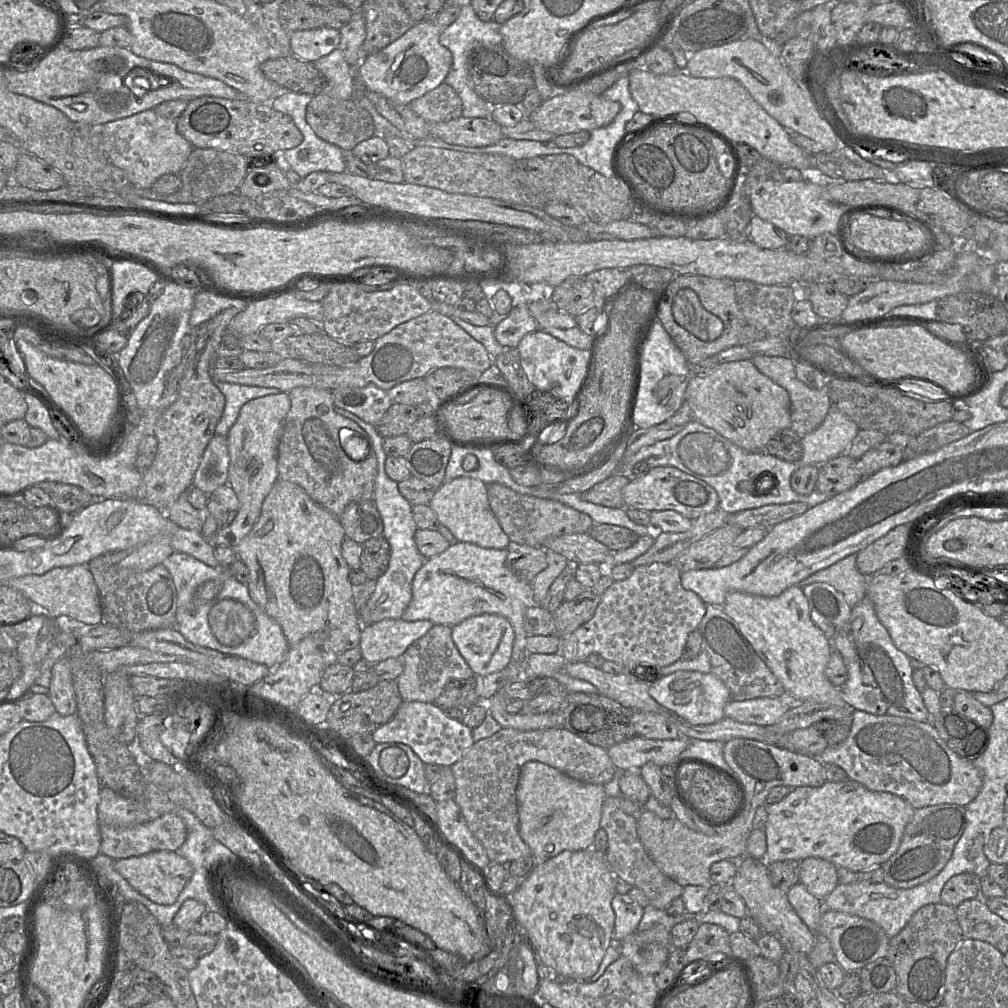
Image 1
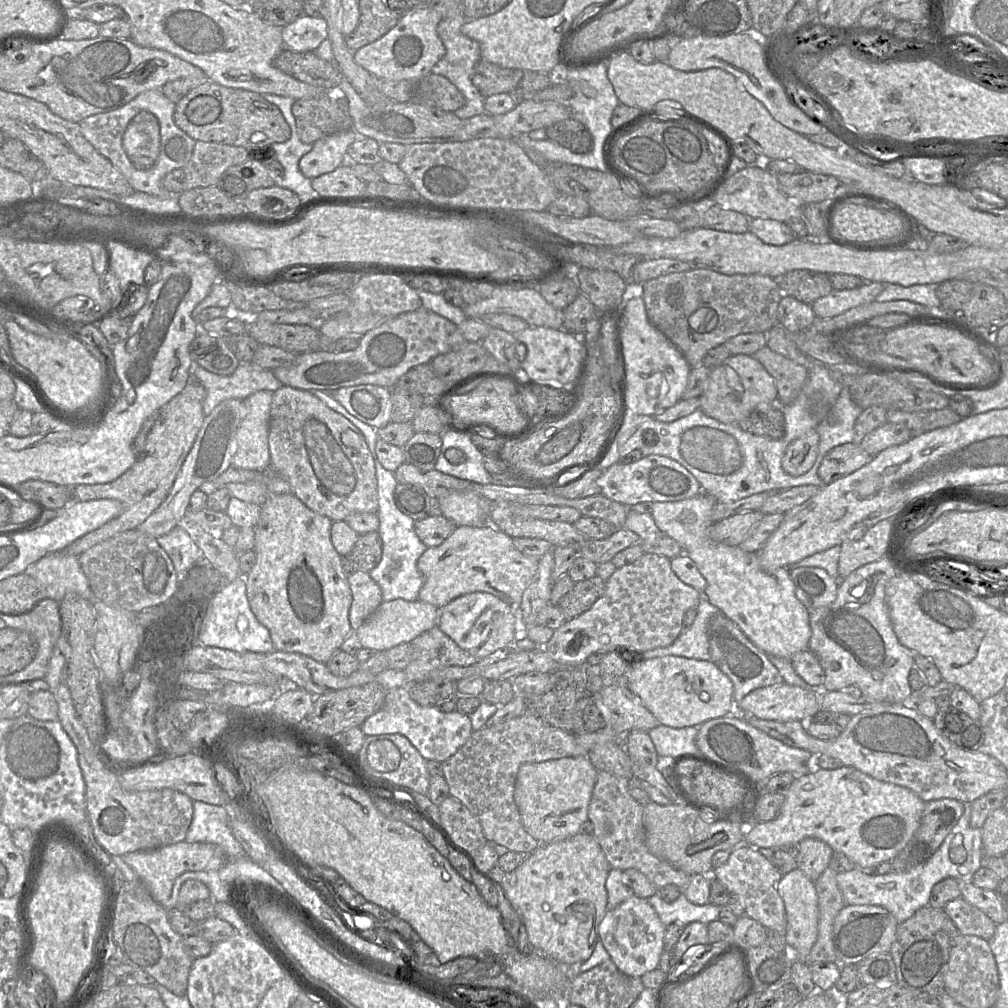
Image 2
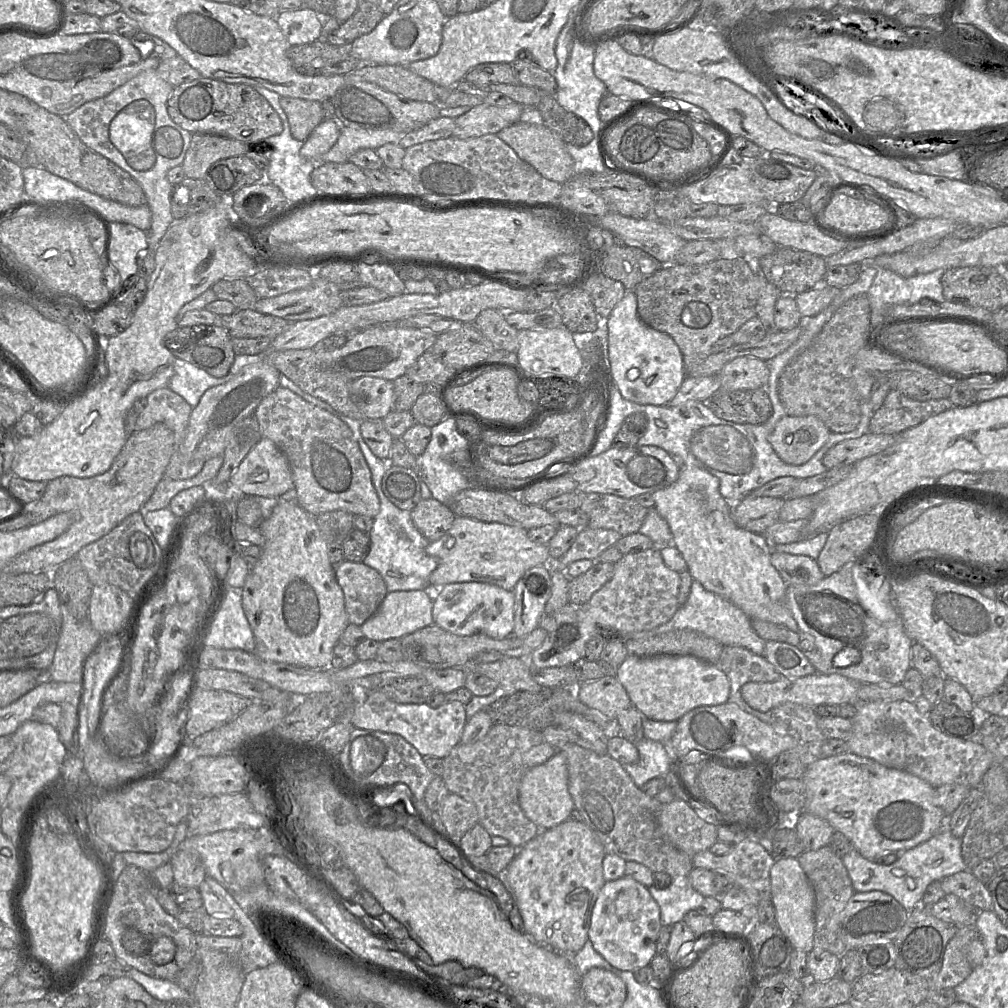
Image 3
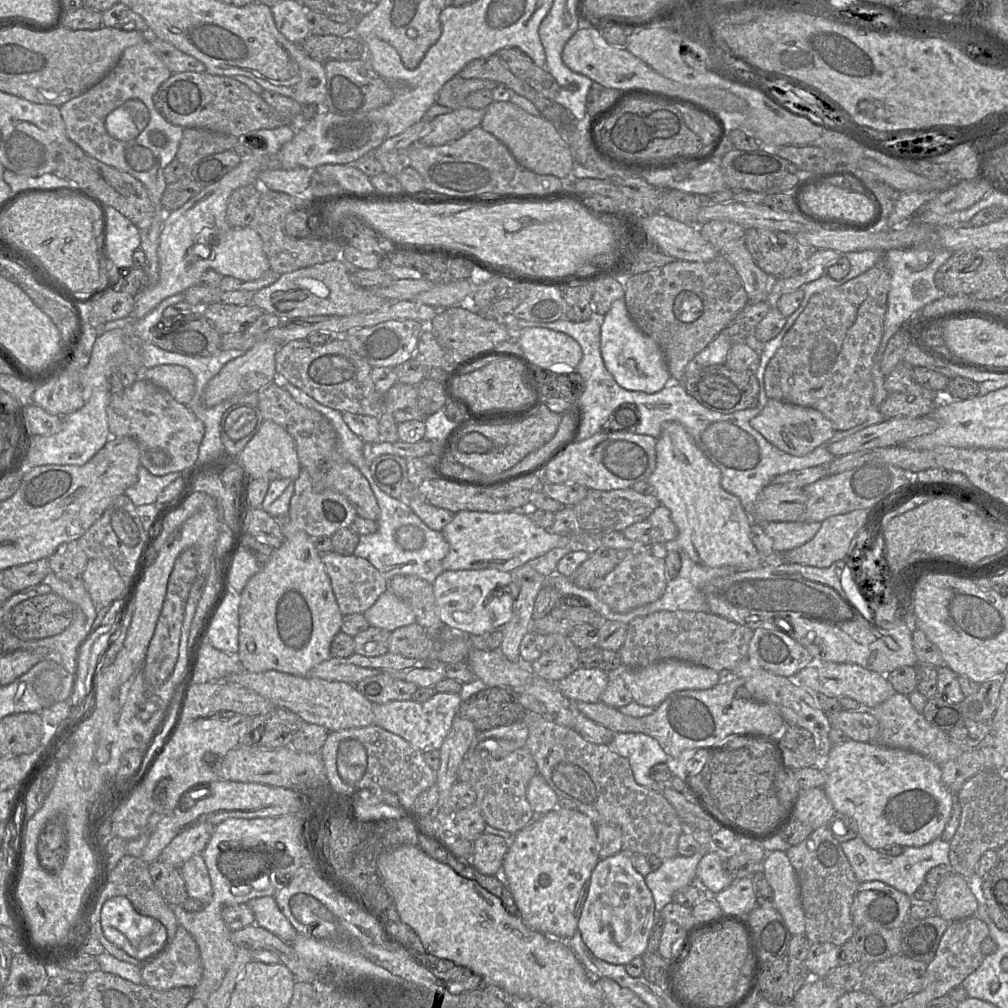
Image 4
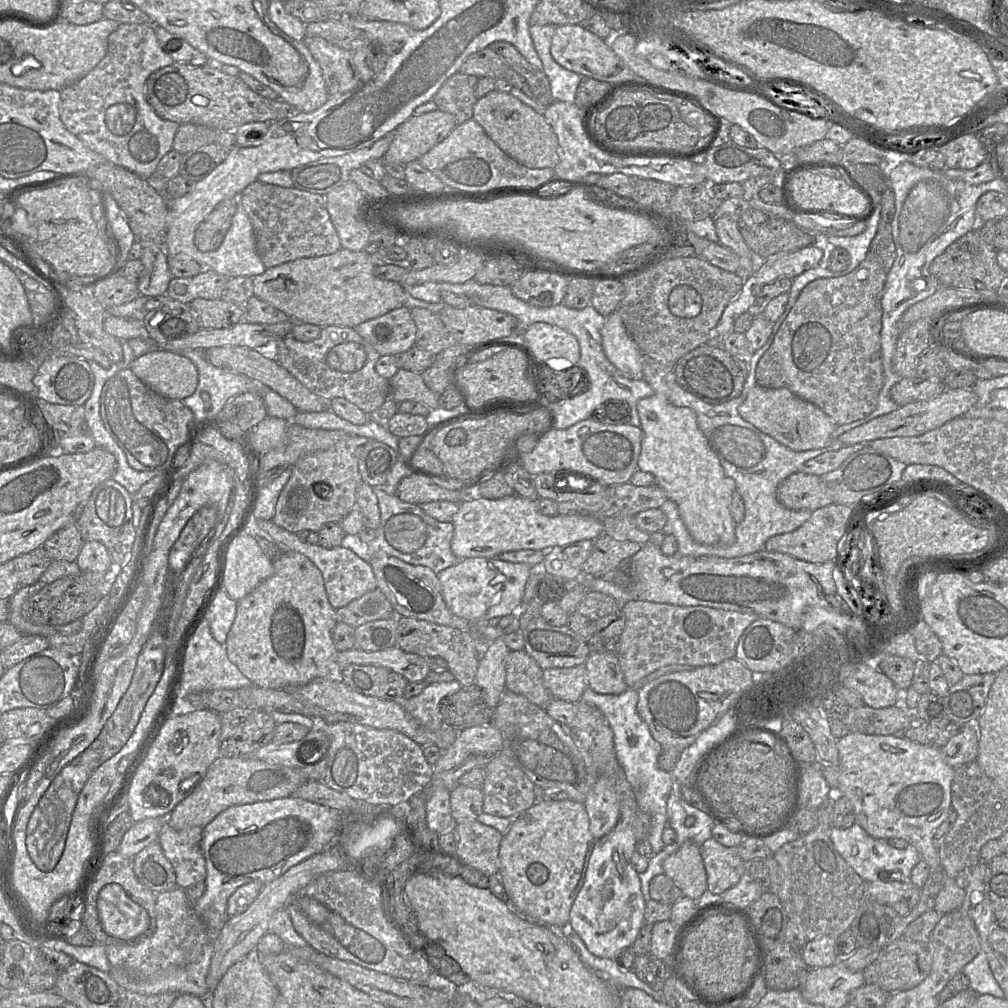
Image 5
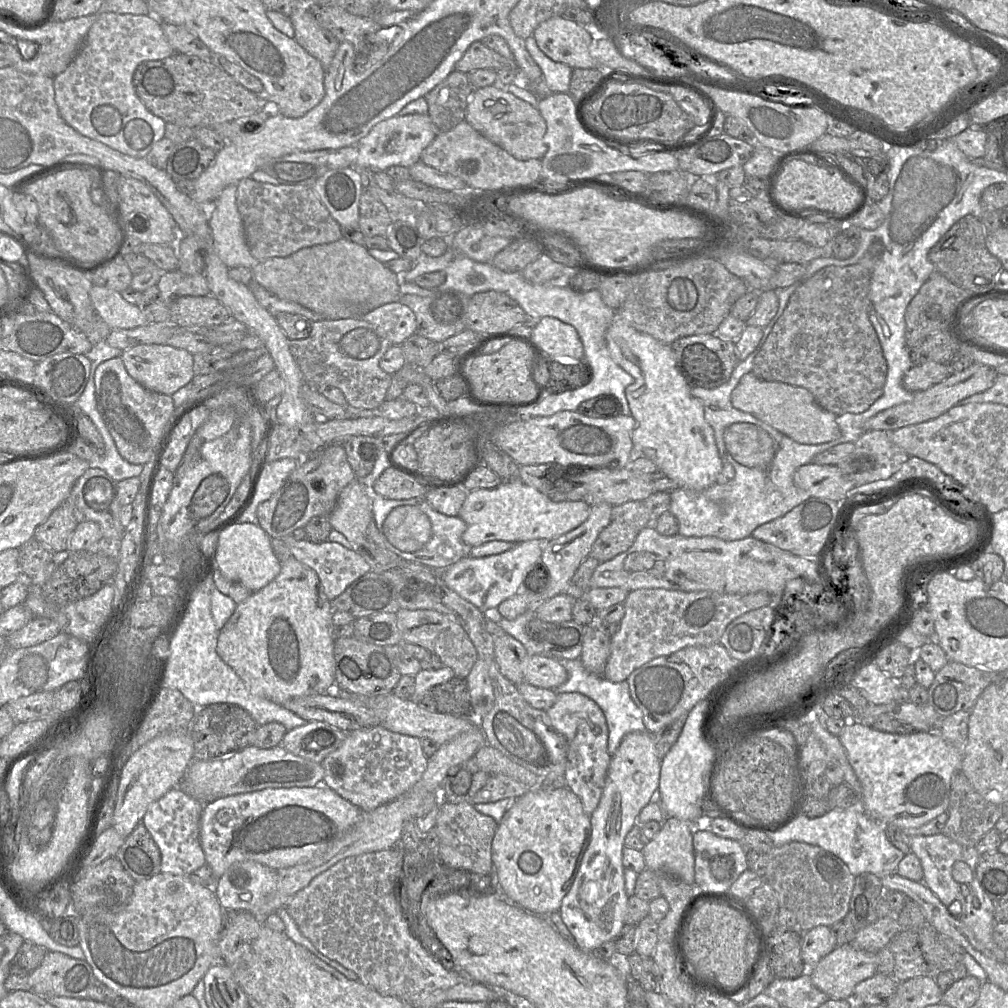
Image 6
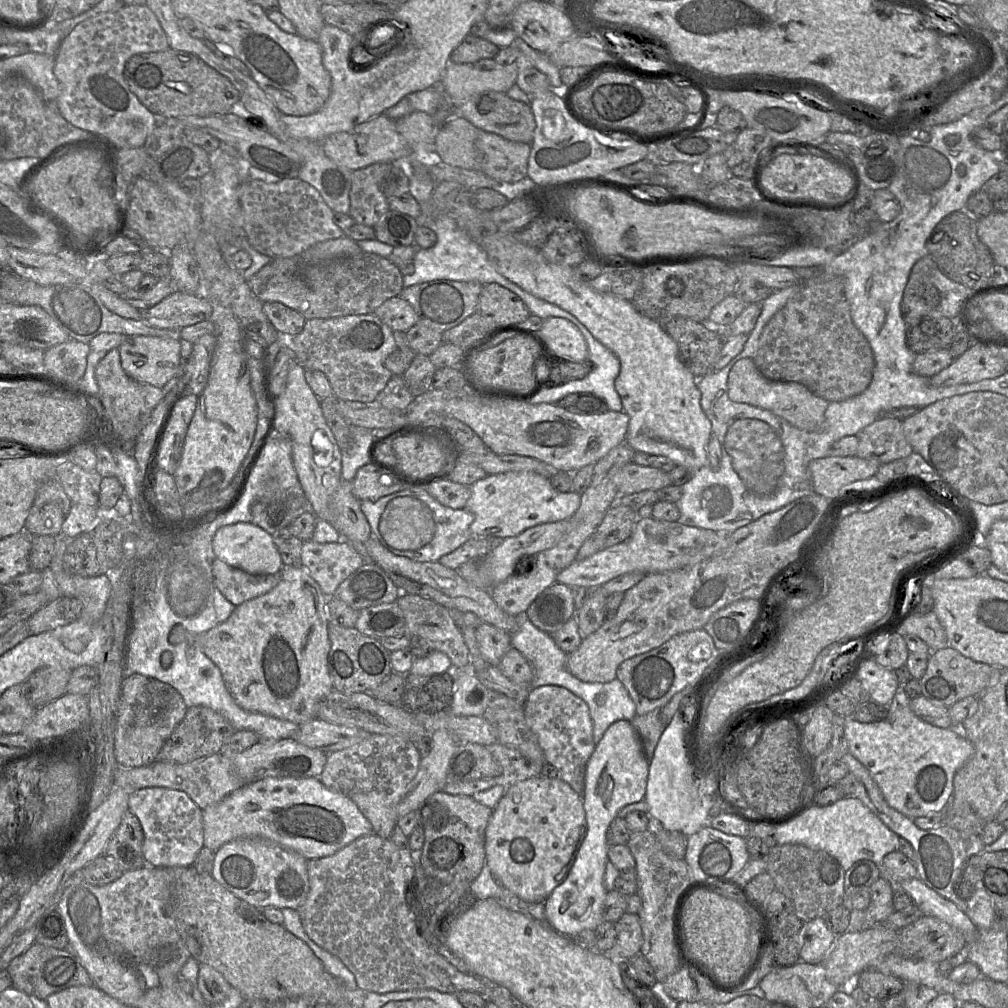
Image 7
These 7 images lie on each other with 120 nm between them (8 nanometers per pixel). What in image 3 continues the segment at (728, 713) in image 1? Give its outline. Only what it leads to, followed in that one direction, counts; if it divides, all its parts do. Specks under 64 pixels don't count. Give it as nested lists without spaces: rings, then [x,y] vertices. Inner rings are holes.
[[[816,672],[797,679],[781,677],[775,682],[746,683],[742,687],[742,697],[751,708],[761,712],[767,712],[787,702],[812,708],[825,704],[841,706],[842,704],[859,704],[858,690],[861,685],[859,682],[840,674],[821,674]]]

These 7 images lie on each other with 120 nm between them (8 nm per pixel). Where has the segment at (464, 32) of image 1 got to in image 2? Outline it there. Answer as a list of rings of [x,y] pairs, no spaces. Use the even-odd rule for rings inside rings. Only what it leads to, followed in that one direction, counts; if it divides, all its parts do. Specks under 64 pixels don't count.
[[[461,14],[454,18],[444,18],[440,21],[437,26],[437,32],[446,49],[446,54],[432,68],[432,73],[442,75],[449,79],[449,81],[452,82],[463,94],[465,104],[454,112],[455,115],[462,120],[486,113],[485,97],[474,86],[471,79],[474,67],[481,59],[480,45],[476,40],[467,37],[461,31],[462,26],[468,20],[472,19],[468,19]]]

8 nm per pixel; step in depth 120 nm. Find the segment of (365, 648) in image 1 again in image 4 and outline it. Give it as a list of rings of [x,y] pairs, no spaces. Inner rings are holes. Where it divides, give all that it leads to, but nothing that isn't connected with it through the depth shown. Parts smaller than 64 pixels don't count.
[[[387,590],[364,613],[370,626],[393,632],[395,629],[415,623],[415,614],[401,598]]]

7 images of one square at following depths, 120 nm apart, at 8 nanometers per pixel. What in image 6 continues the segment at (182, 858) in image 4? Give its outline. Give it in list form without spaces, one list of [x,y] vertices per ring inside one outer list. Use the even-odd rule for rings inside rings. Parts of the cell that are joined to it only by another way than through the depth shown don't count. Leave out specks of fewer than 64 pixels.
[[[281,744],[269,749],[248,746],[241,750],[206,760],[194,760],[180,782],[180,790],[203,805],[235,794],[268,788],[314,787],[323,783],[320,763],[296,756]]]

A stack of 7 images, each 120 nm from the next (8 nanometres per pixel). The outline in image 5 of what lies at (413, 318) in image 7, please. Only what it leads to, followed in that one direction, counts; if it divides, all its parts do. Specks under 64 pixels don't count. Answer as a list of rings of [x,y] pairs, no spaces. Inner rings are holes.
[[[407,305],[354,328],[380,356],[399,355],[415,345],[417,328]]]

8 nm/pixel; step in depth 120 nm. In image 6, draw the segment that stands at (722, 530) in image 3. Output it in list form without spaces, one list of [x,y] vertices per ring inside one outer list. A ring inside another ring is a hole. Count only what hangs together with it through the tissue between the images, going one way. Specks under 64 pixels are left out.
[[[616,312],[606,332],[606,345],[612,360],[634,378],[634,382],[625,389],[631,416],[635,420],[631,461],[639,457],[650,459],[666,477],[678,483],[679,488],[700,492],[715,484],[722,470],[723,460],[716,446],[714,431],[704,417],[702,401],[691,395],[691,387],[678,370],[671,345],[637,331],[620,319]]]

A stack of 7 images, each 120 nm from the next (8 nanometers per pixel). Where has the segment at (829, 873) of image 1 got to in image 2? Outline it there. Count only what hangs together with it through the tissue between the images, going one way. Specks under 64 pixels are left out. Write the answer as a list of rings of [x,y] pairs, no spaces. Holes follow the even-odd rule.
[[[805,838],[797,845],[798,868],[812,881],[829,867],[833,849],[817,838]]]

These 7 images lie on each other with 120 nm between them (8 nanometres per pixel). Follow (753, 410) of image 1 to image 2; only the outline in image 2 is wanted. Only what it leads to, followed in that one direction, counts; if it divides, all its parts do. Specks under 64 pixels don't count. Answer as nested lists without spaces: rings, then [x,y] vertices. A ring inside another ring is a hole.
[[[730,355],[720,365],[711,369],[700,407],[707,416],[725,423],[737,424],[761,403],[776,404],[777,388],[773,377],[752,355]]]

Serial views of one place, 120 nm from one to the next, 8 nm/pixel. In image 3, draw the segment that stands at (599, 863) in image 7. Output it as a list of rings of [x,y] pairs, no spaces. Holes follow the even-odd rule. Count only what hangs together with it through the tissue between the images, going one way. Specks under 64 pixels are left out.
[[[628,875],[606,881],[592,909],[588,940],[611,966],[631,971],[647,966],[656,955],[656,941],[661,928],[660,907],[648,888]]]

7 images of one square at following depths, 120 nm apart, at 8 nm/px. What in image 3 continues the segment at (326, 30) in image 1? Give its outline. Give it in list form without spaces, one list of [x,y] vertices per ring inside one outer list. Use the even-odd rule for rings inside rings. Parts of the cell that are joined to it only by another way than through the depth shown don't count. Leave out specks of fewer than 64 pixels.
[[[311,8],[282,10],[276,15],[282,33],[290,46],[307,44],[320,39],[323,17]]]

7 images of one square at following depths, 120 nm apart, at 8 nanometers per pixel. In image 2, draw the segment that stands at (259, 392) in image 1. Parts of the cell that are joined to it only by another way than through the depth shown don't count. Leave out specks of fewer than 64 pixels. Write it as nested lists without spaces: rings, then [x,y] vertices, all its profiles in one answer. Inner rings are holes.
[[[252,361],[239,362],[234,373],[229,376],[213,374],[199,365],[192,366],[190,375],[206,390],[203,403],[205,416],[223,400],[246,399],[257,391],[274,392],[283,386],[271,370],[257,366]]]

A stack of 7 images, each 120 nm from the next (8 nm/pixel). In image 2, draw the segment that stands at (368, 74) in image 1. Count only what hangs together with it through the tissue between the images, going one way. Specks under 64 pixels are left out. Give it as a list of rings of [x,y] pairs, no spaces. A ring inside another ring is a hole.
[[[415,6],[401,13],[397,24],[384,36],[354,52],[358,65],[378,78],[419,81],[432,72],[432,68],[446,54],[438,36],[437,26],[442,16],[428,6]]]

